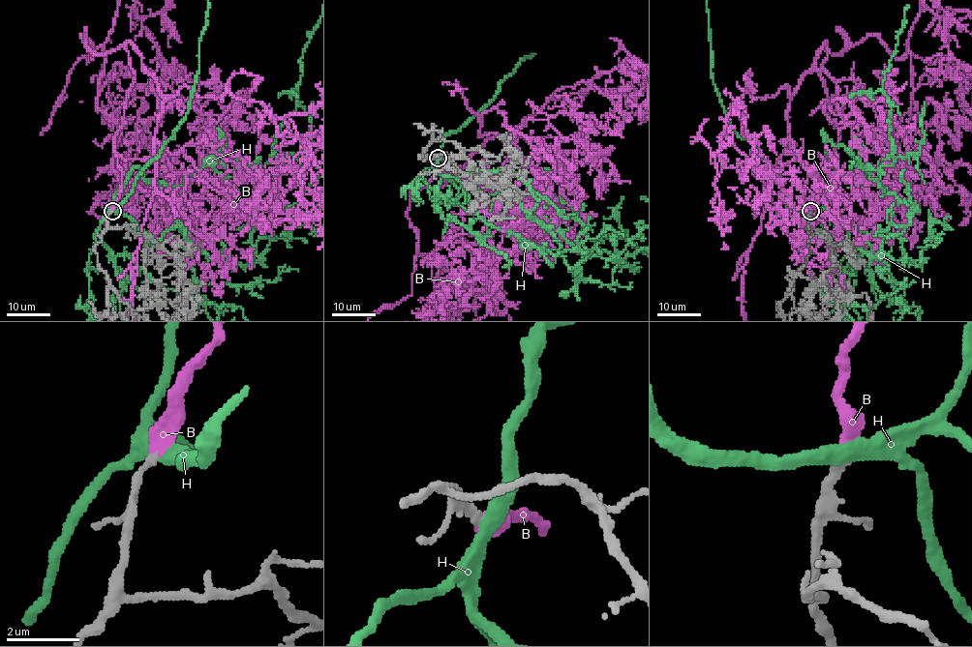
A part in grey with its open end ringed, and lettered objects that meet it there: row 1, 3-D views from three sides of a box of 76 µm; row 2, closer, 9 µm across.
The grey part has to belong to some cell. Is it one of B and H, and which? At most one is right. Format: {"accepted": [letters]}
{"accepted": ["B"]}

